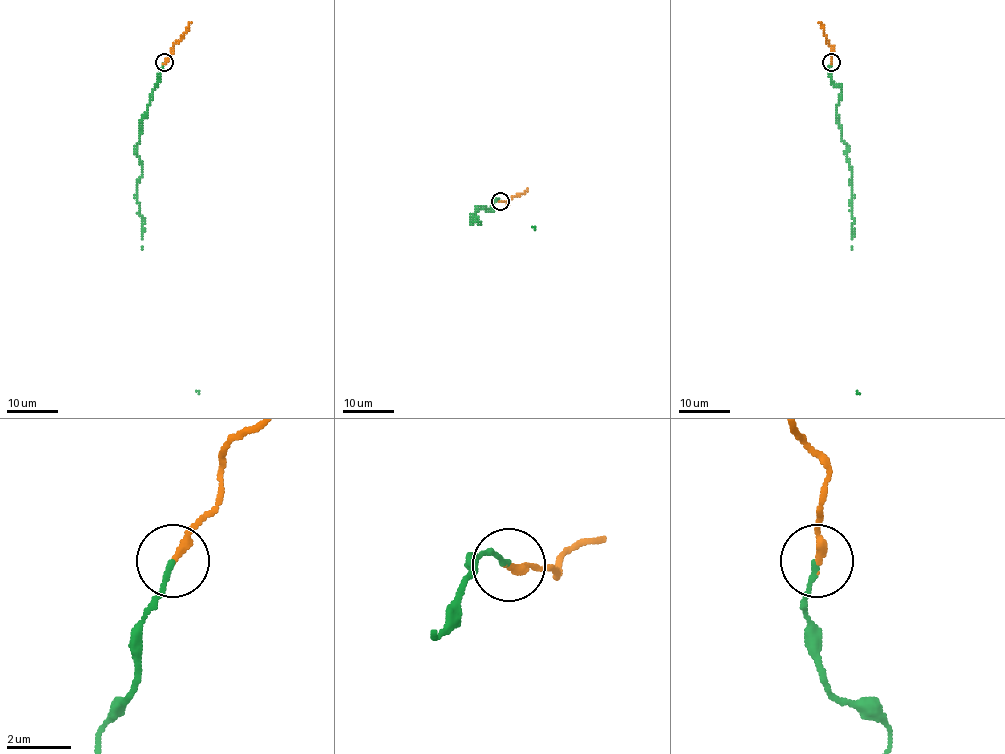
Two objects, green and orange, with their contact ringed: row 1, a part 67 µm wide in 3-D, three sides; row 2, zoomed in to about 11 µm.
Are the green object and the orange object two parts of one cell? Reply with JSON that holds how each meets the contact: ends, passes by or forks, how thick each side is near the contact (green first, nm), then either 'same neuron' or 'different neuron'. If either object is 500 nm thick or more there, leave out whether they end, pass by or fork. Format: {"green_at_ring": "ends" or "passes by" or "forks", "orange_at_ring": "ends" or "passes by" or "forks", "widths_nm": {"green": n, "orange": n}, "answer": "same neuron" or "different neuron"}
{"green_at_ring": "ends", "orange_at_ring": "ends", "widths_nm": {"green": 170, "orange": 240}, "answer": "same neuron"}

